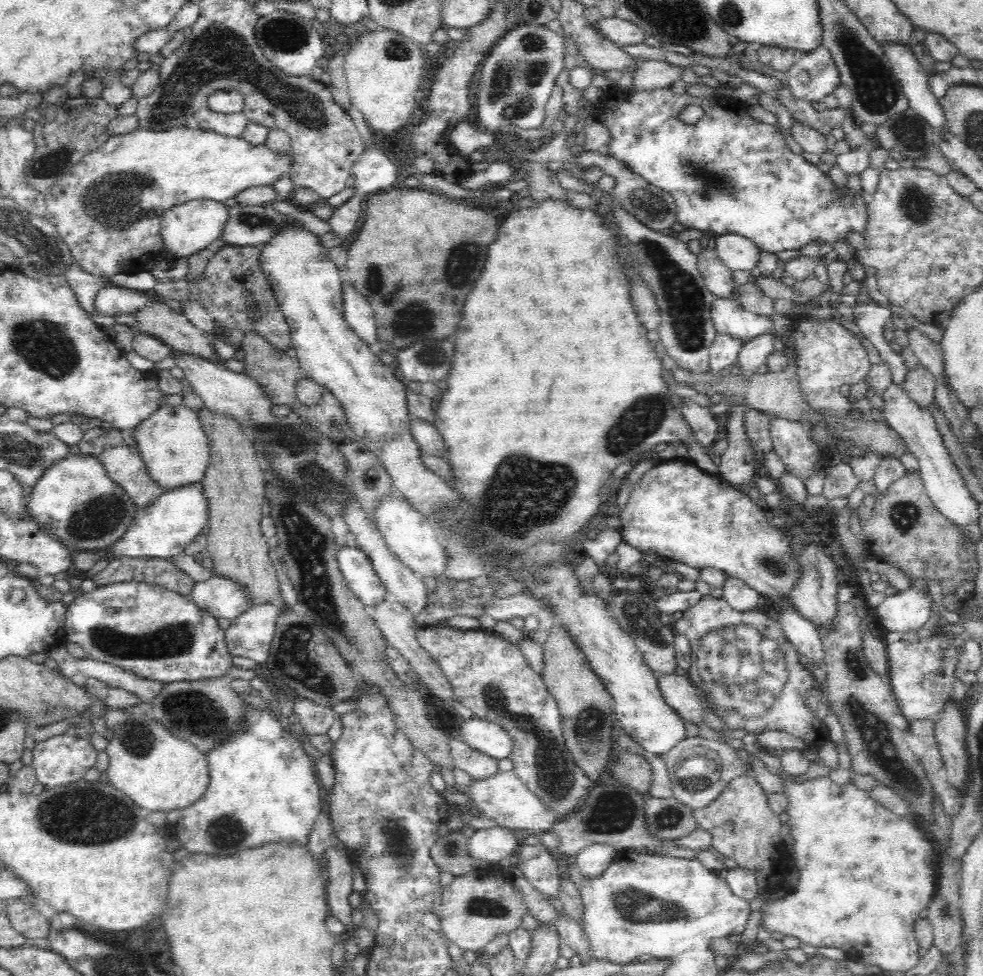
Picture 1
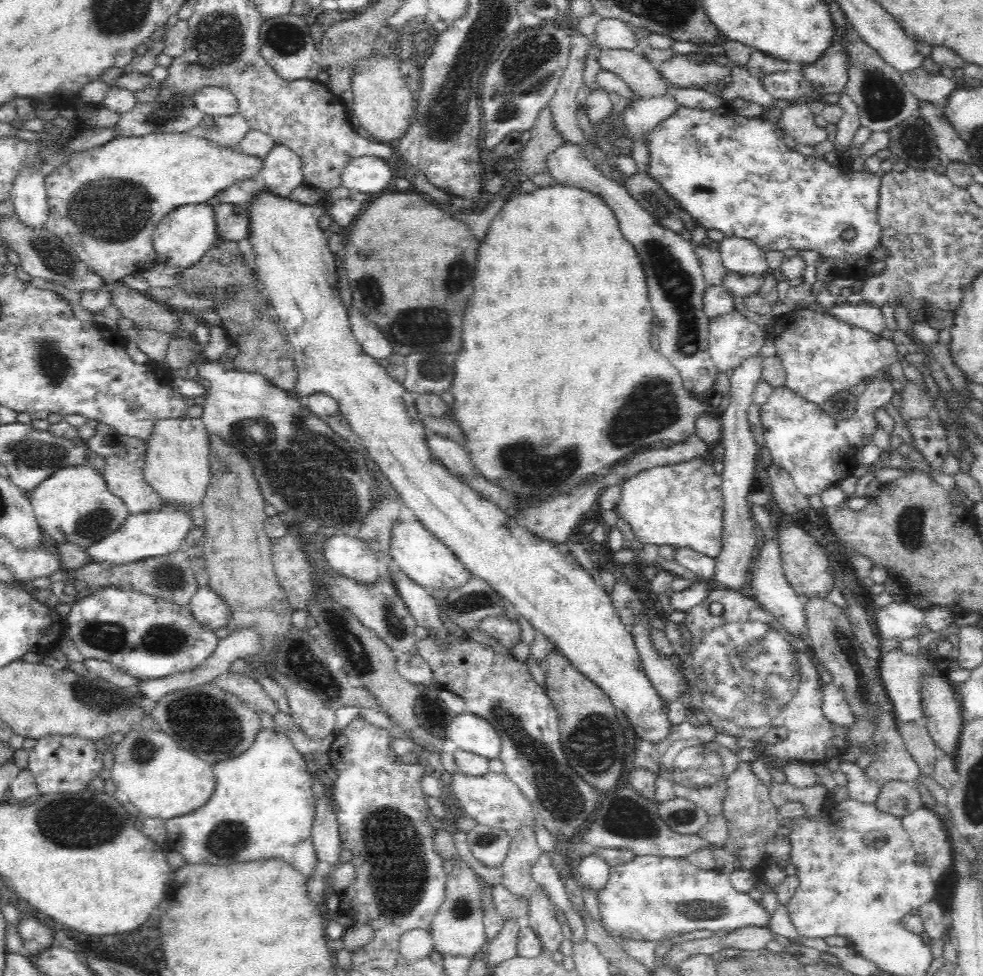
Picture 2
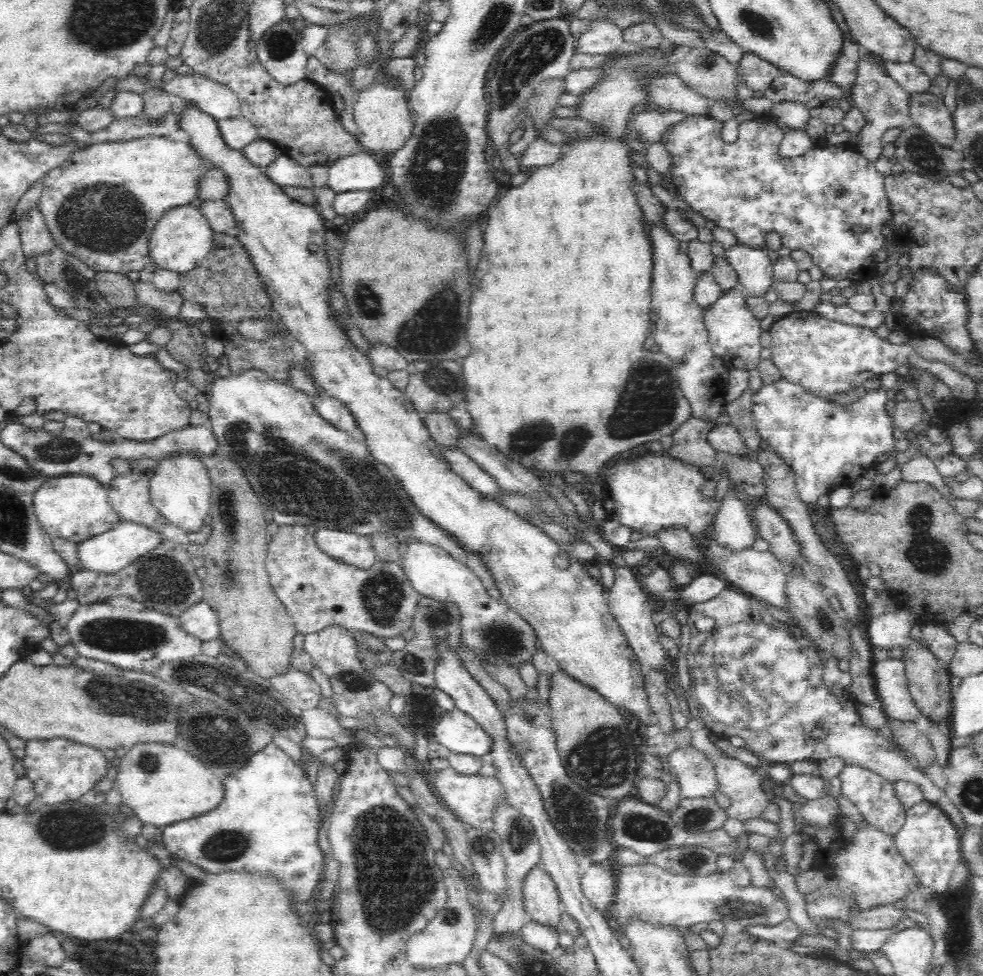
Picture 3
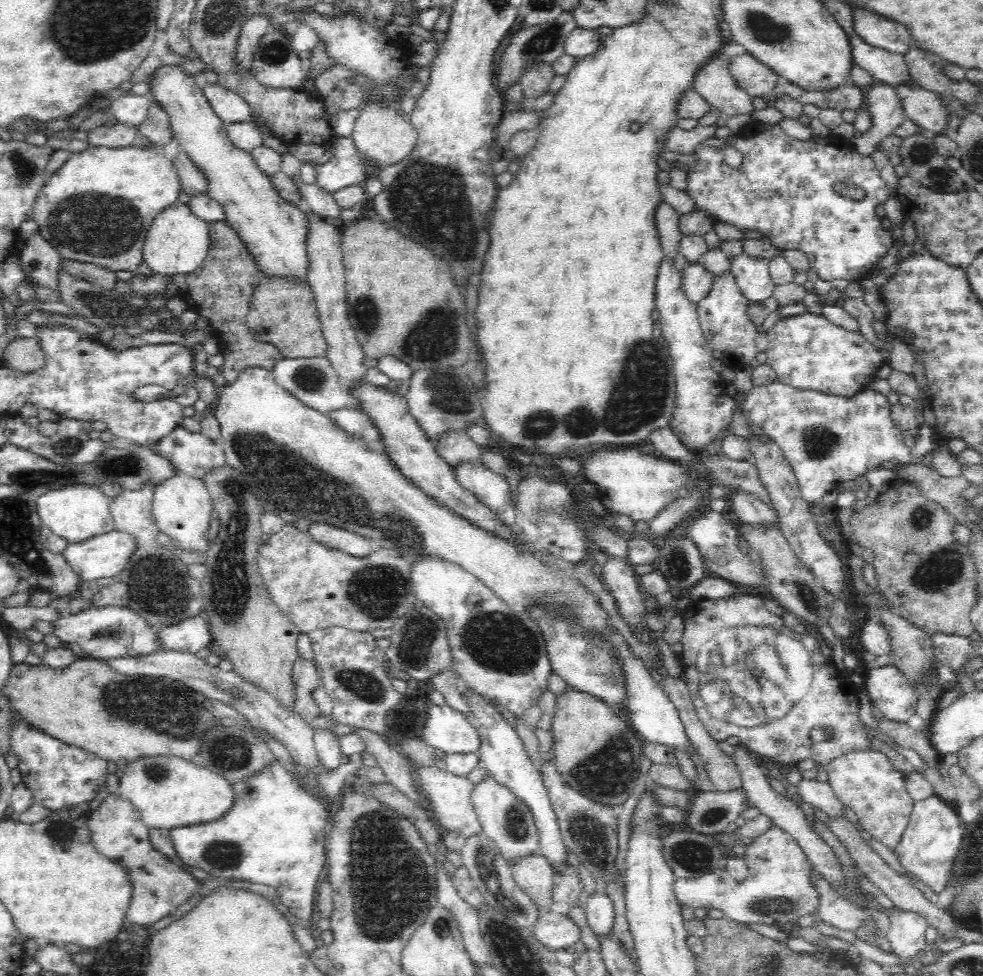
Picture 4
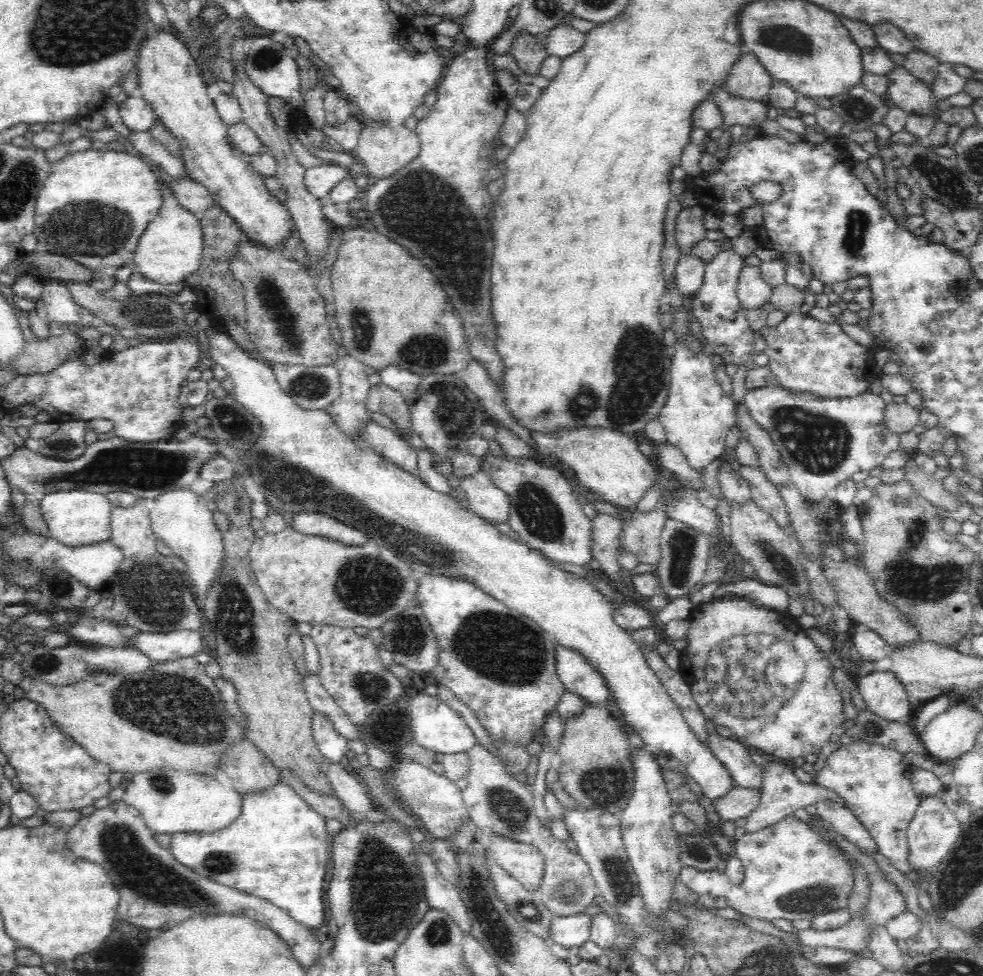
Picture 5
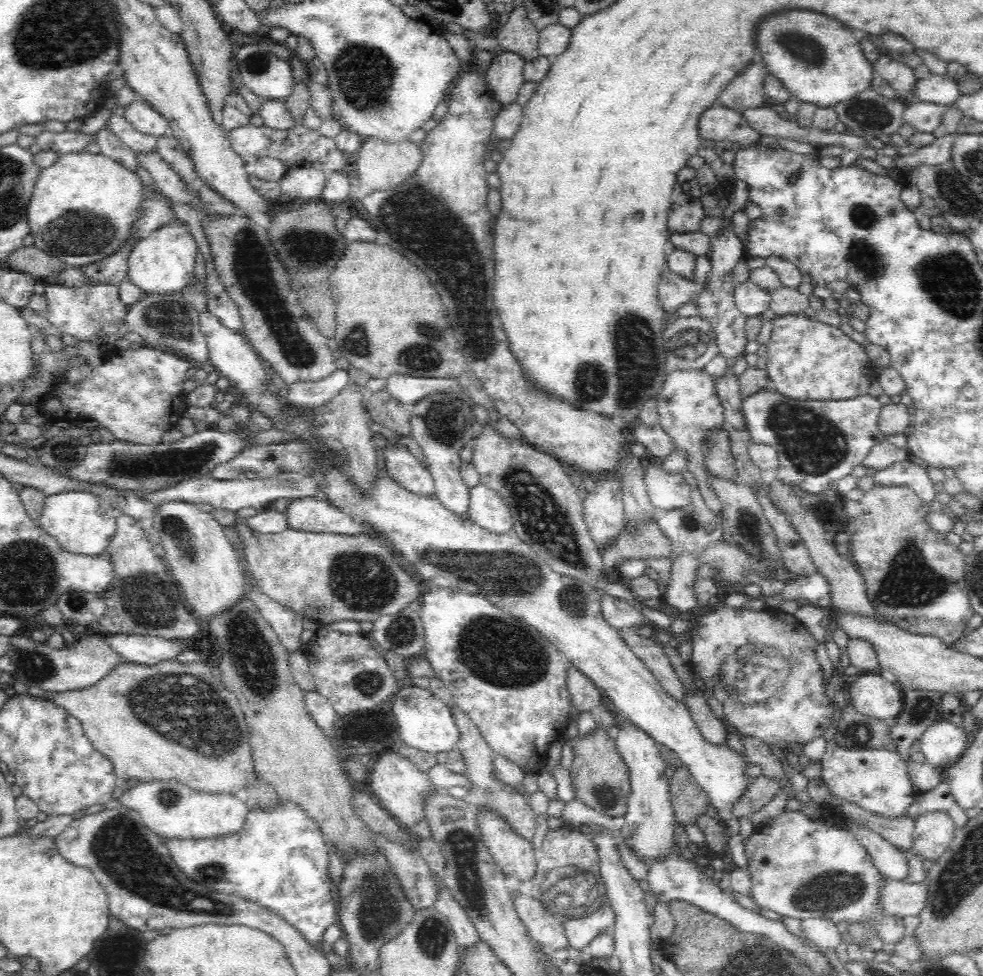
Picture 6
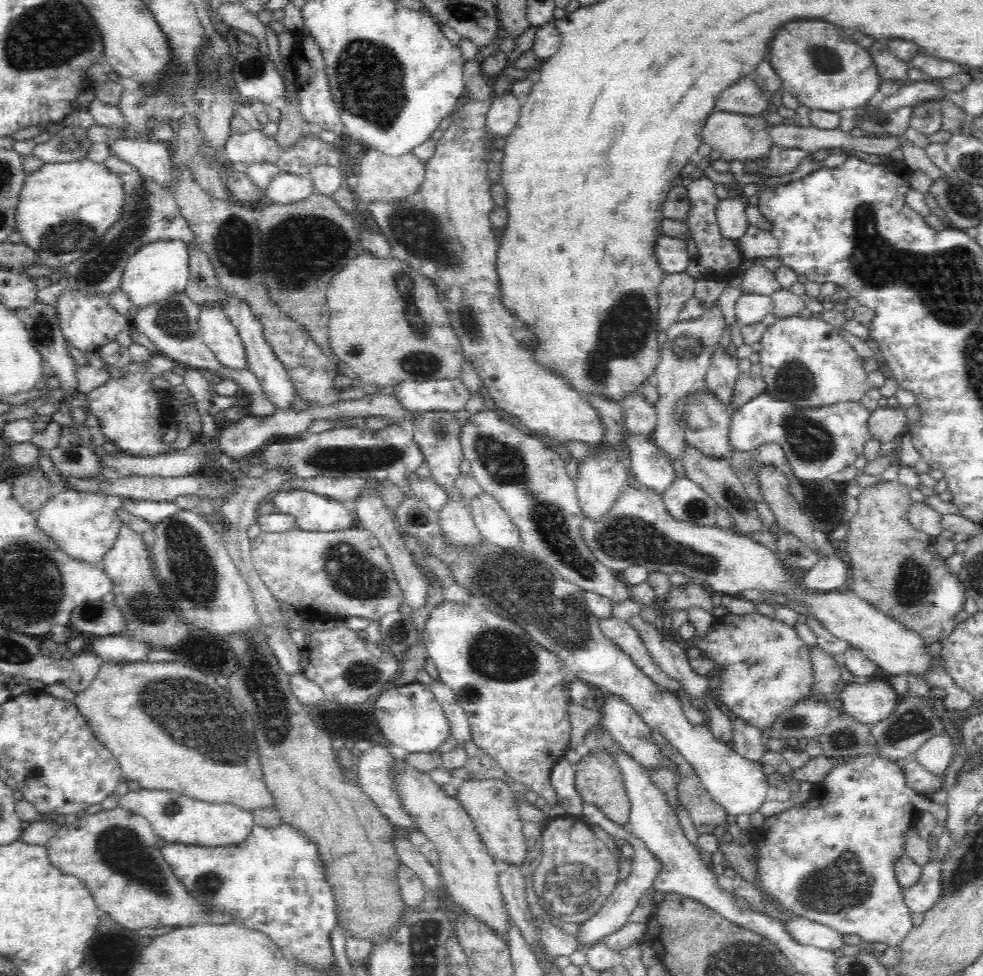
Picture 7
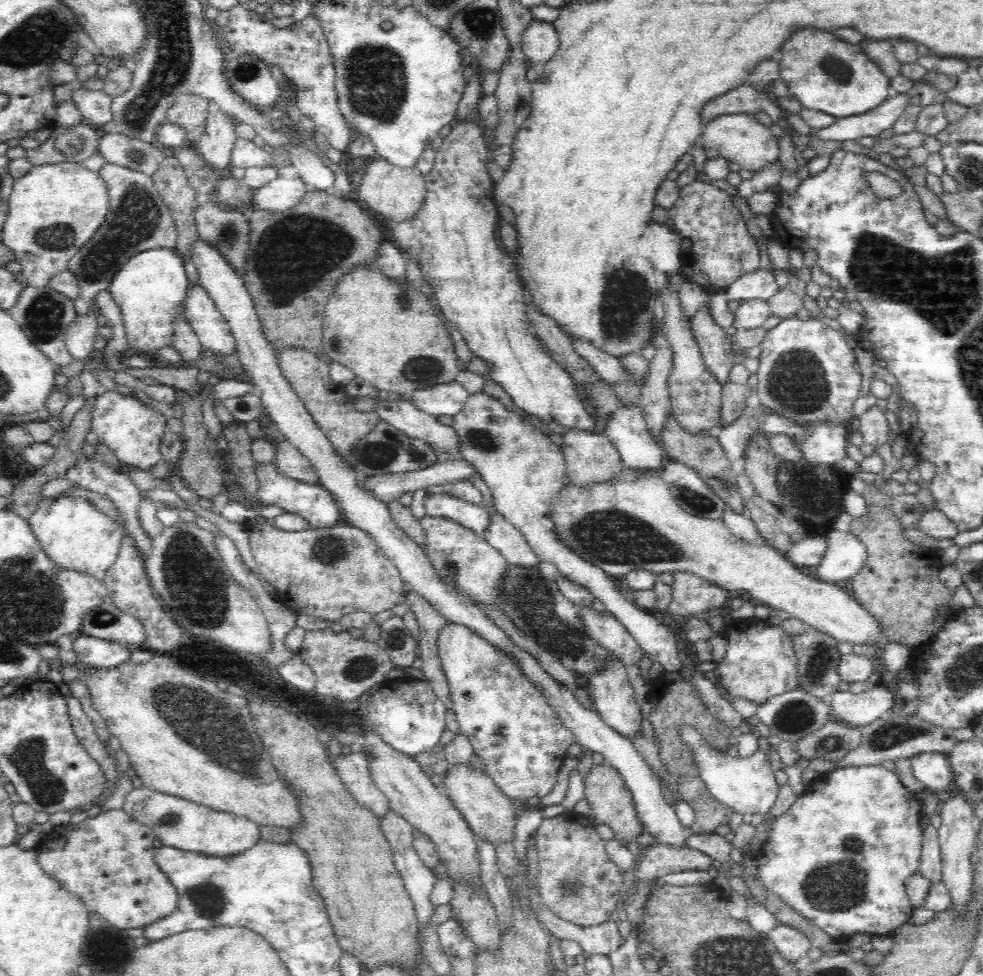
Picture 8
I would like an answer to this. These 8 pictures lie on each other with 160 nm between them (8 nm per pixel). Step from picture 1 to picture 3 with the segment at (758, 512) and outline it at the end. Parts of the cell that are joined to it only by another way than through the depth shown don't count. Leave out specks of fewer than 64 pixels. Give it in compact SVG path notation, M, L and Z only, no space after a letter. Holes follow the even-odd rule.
M649 454L631 462L619 461L618 464L606 468L602 478L605 480L600 499L607 513L607 519L632 529L636 535L656 535L660 530L673 525L684 525L684 528L690 531L693 537L709 535L714 516L721 504L714 497L706 499L700 493L700 484L704 482L704 476L698 467L682 463L667 455Z

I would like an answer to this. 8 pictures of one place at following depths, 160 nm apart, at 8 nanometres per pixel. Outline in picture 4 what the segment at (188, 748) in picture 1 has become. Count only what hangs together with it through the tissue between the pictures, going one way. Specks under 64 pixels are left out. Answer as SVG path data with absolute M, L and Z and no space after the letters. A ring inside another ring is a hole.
M146 757L129 762L128 768L120 773L118 794L129 800L140 813L144 824L149 830L174 830L183 826L194 826L209 823L222 818L234 804L234 791L221 774L210 772L207 768L192 764L180 757Z

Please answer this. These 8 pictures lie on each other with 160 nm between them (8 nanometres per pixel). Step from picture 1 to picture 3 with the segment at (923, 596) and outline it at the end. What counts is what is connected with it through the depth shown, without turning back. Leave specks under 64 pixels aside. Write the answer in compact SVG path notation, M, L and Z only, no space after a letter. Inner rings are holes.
M904 609L897 613L871 616L866 631L871 648L892 650L908 644L908 636L912 626L917 624L914 615Z

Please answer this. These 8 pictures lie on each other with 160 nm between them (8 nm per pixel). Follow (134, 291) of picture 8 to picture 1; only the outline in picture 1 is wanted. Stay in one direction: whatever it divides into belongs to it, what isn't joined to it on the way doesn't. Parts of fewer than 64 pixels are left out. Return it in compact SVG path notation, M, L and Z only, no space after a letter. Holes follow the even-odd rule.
M212 200L184 202L174 206L161 214L160 237L162 237L162 251L169 258L186 259L205 248L208 248L215 240L221 238L228 211L222 202Z

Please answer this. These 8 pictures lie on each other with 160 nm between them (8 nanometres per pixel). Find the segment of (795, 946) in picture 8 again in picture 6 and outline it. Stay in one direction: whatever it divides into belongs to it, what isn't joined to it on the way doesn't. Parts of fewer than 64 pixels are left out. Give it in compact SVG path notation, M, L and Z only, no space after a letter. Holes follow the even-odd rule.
M812 918L801 922L800 926L804 939L808 939L818 949L836 949L842 944L842 936L838 925L830 920Z

